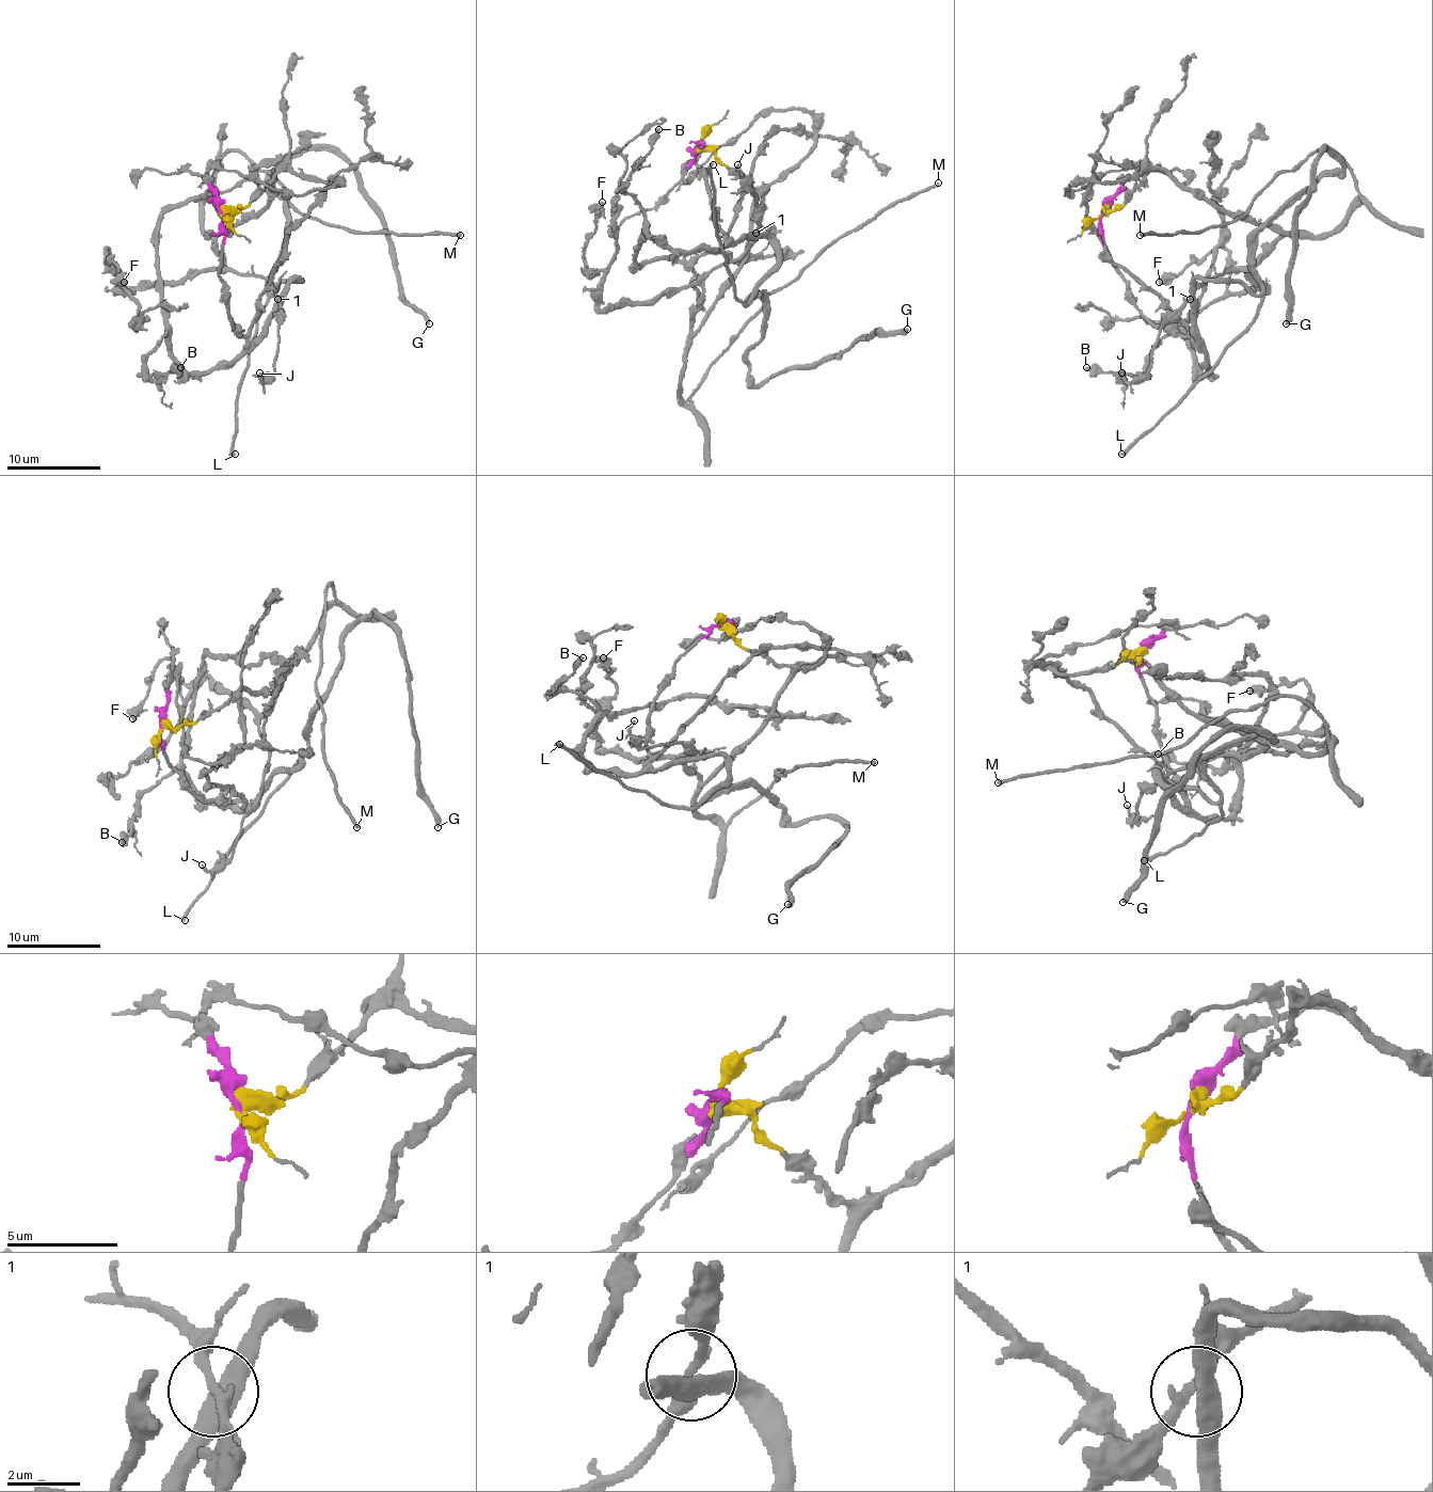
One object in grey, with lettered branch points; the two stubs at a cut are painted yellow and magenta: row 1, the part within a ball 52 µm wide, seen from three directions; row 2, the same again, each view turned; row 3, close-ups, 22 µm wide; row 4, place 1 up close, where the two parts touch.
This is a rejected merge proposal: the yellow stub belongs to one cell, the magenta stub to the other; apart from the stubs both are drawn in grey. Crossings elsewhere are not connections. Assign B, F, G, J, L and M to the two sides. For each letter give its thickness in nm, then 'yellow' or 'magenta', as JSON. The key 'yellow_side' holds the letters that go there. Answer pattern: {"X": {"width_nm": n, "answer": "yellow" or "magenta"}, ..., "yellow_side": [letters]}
{"B": {"width_nm": 380, "answer": "magenta"}, "F": {"width_nm": 550, "answer": "yellow"}, "G": {"width_nm": 380, "answer": "magenta"}, "J": {"width_nm": 200, "answer": "yellow"}, "L": {"width_nm": 320, "answer": "magenta"}, "M": {"width_nm": 300, "answer": "yellow"}, "yellow_side": ["F", "J", "M"]}

